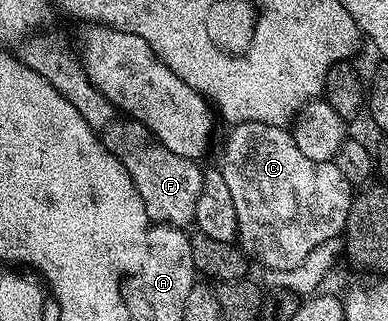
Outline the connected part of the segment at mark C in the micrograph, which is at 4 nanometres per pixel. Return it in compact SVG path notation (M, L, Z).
M237 123L229 131L232 132L229 133L228 140L224 143L224 163L221 162L219 168L226 181L226 186L230 188L230 197L234 200L234 213L238 213L239 246L244 254L251 257L255 262L257 259L258 262L265 263L263 266L269 271L294 269L294 265L302 265L302 261L306 261L306 257L310 253L314 253L314 249L318 249L318 245L322 245L322 241L330 241L343 232L346 217L350 213L350 205L352 204L353 184L346 181L342 169L338 169L335 162L319 163L318 161L310 161L310 157L305 157L302 154L302 149L298 149L298 145L294 145L291 130L265 123Z

